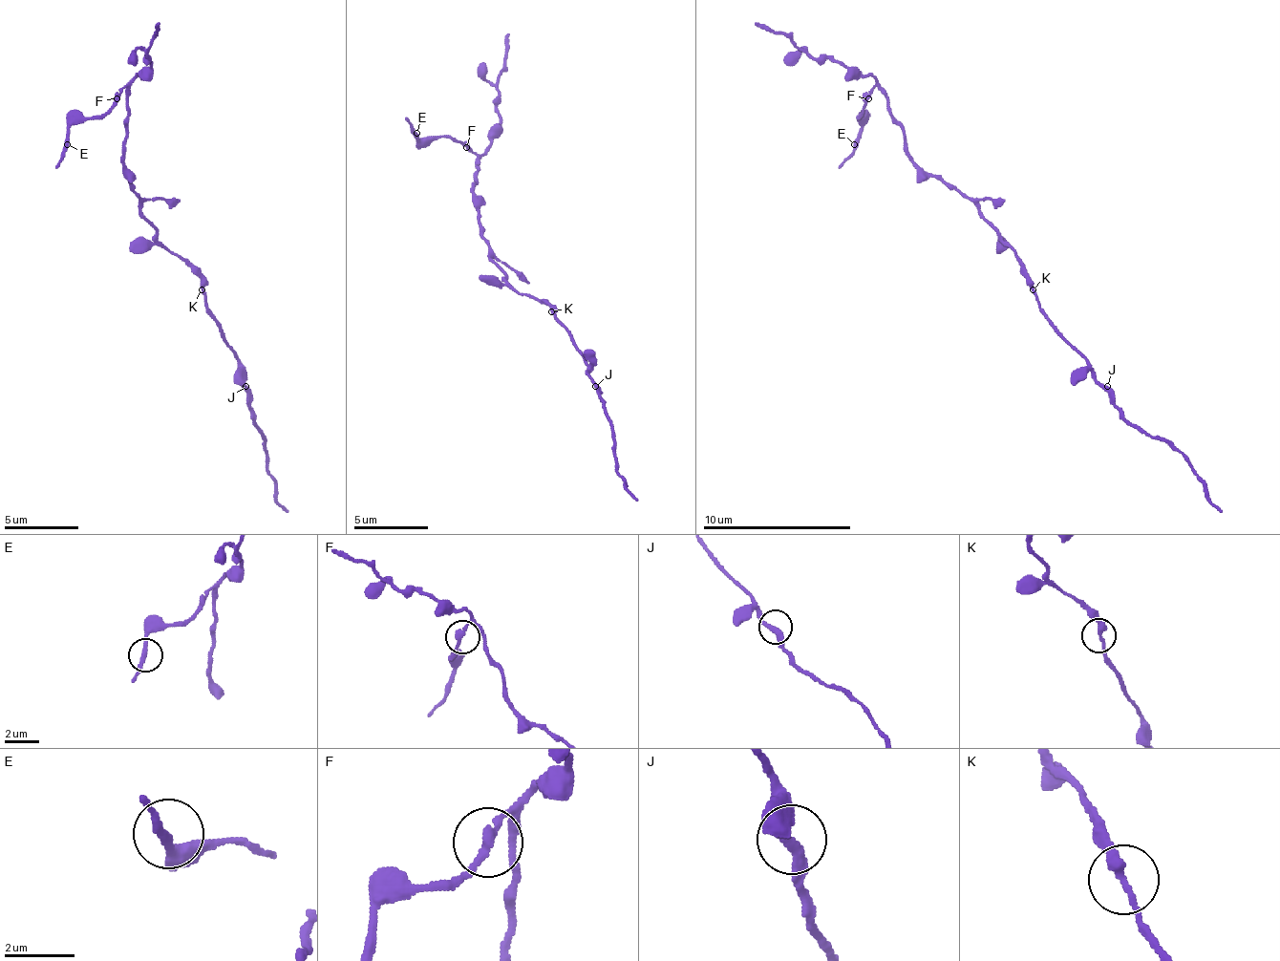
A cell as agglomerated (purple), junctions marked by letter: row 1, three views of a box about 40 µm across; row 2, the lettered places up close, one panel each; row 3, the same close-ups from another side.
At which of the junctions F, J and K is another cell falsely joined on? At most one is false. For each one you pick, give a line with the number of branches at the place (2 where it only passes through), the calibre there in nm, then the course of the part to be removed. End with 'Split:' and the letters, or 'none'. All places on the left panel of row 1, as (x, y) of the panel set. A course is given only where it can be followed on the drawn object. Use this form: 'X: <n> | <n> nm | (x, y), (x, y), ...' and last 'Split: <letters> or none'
F: 2 | 240 nm | (116, 99), (101, 115), (78, 118), (67, 129), (67, 148), (56, 166)
Split: F

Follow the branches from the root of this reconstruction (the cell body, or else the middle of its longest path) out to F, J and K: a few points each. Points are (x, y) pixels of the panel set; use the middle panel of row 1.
F: (518, 289), (491, 260), (491, 248), (480, 233), (480, 203), (473, 197), (477, 185), (477, 156), (465, 148)
J: (518, 289), (551, 308), (588, 364), (588, 374), (595, 386)
K: (518, 289), (528, 293), (536, 301), (544, 301), (551, 311)

